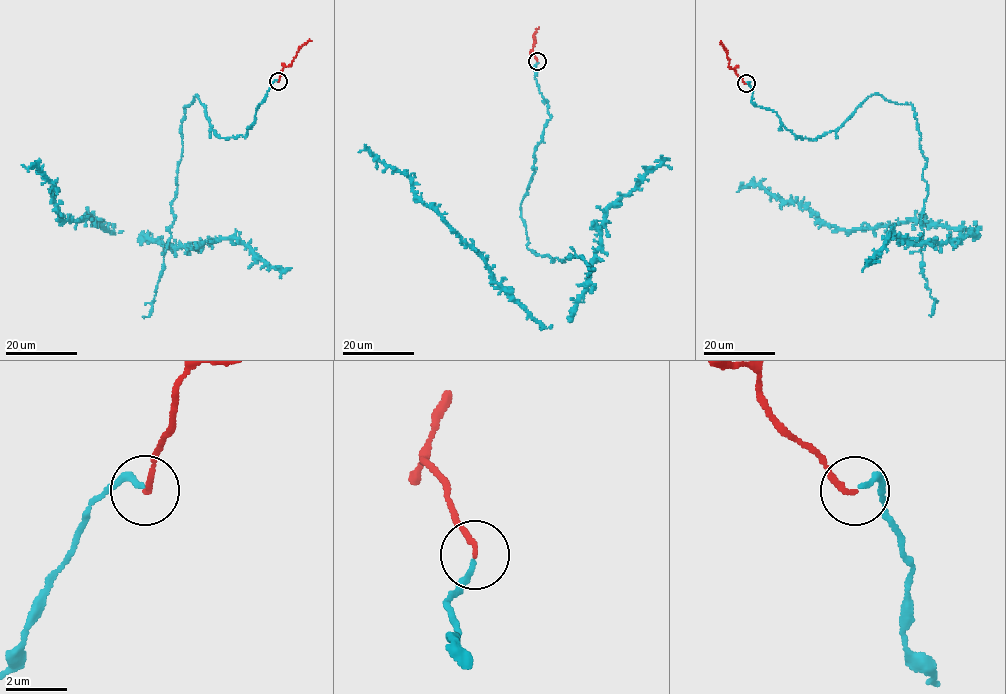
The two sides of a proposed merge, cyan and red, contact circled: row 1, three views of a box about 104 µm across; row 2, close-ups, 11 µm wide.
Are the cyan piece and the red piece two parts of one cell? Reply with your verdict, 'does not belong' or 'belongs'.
belongs

